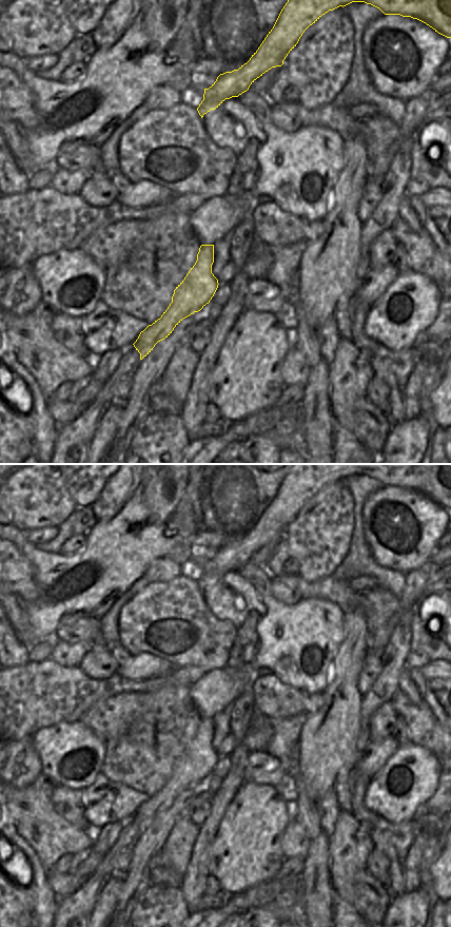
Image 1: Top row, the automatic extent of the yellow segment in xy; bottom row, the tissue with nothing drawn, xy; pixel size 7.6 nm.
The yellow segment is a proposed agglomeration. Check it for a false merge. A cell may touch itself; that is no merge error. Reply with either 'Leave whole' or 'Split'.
Leave whole.

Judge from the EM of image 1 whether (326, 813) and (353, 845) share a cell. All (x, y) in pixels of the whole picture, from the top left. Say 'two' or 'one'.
two

